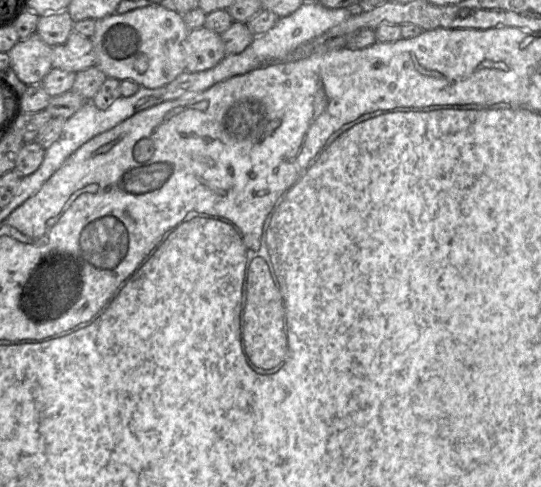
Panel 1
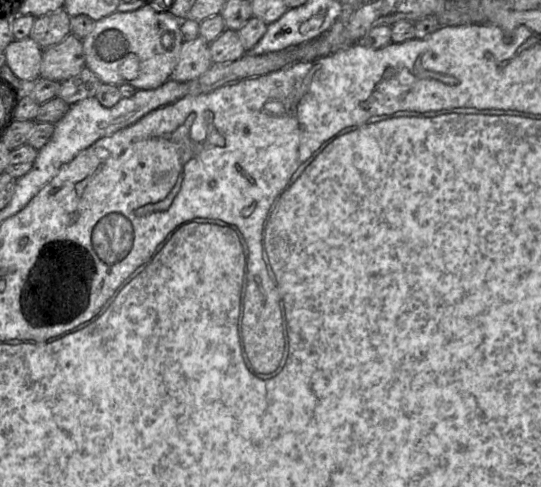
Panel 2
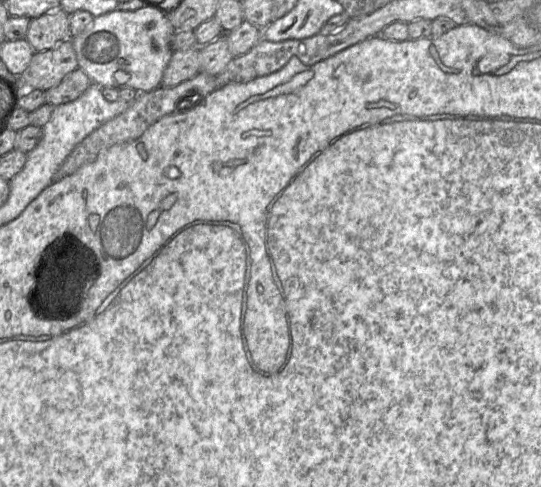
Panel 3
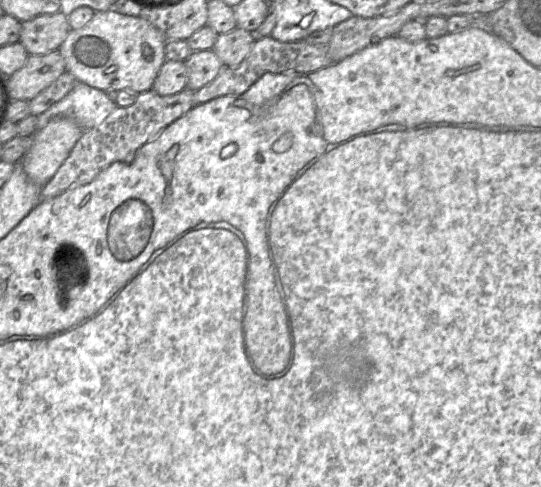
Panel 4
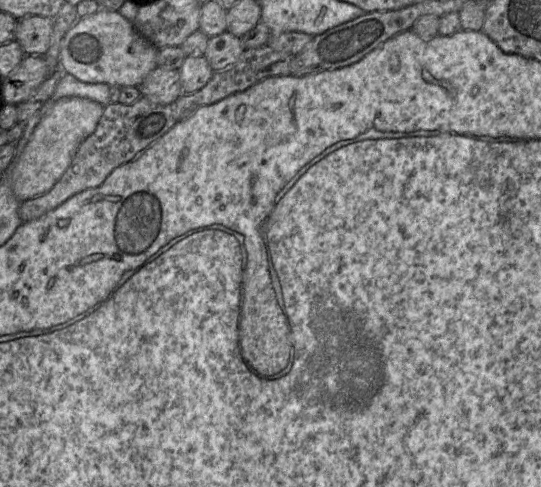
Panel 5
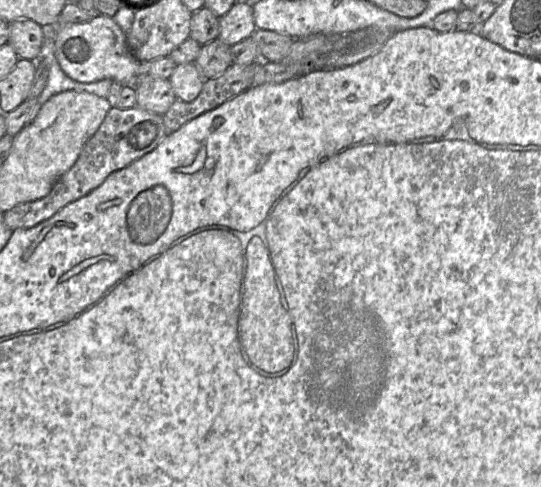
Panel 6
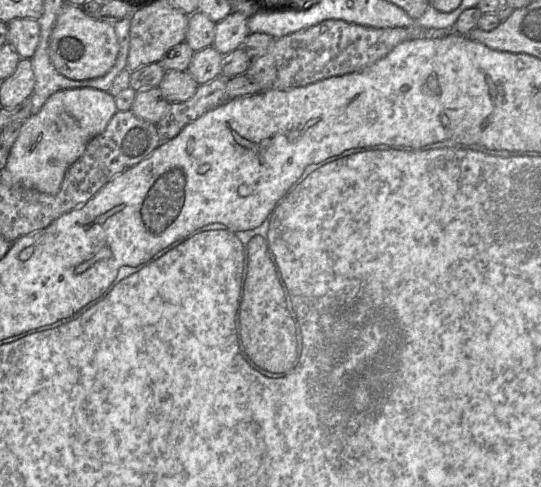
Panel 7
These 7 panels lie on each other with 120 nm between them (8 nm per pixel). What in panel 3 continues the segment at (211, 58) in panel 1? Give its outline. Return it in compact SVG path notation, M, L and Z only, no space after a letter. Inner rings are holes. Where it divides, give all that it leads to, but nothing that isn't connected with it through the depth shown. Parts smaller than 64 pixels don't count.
M199 47L174 51L162 76L161 87L174 87L200 72Z

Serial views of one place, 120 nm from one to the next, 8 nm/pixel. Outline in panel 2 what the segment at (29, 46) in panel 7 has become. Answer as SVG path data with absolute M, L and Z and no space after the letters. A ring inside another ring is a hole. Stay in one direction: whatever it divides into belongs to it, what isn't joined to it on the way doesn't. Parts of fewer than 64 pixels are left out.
M61 8L35 19L29 37L42 49L60 43L71 33L70 16Z

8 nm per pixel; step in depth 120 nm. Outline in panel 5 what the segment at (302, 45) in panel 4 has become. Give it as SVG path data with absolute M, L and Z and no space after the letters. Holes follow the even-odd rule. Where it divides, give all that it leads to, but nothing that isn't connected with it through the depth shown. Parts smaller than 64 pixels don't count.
M269 45L245 49L234 64L223 70L214 71L212 77L203 88L191 94L182 93L171 104L173 105L173 114L176 120L183 120L192 115L198 108L218 102L236 92L244 91L265 78L290 75L292 57L286 53L274 50Z

